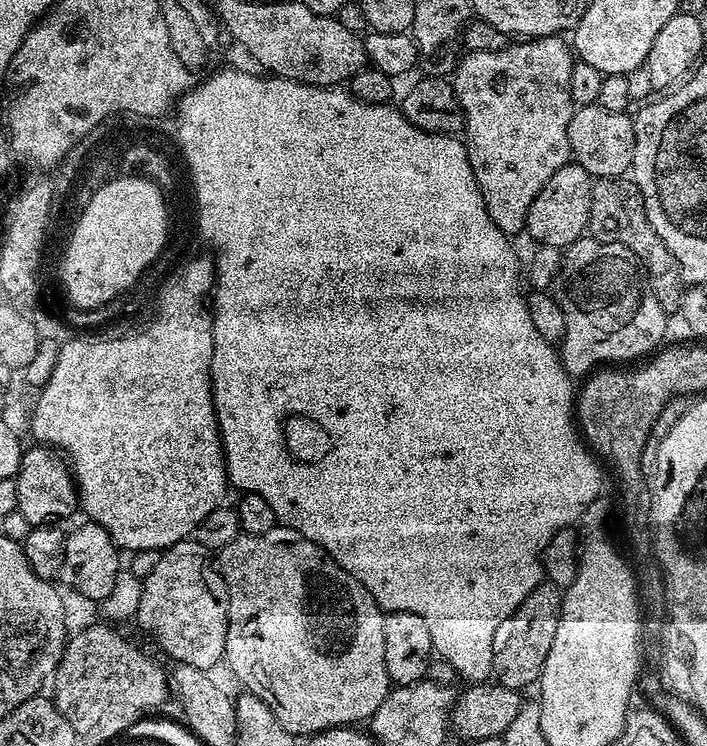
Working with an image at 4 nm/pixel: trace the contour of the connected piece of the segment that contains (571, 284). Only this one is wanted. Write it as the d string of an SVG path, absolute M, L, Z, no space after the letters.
M591 238L575 240L568 245L562 256L562 284L563 280L564 289L558 293L558 301L565 312L565 334L558 344L558 351L569 376L584 378L601 366L616 366L612 364L618 363L619 360L636 362L661 347L660 339L668 328L670 316L662 310L662 306L658 306L658 298L648 285L634 250L621 244Z

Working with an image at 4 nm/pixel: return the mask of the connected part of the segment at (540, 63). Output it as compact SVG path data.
M559 35L537 36L535 38L524 38L519 42L509 43L508 47L502 50L494 50L493 52L468 52L457 63L456 71L451 77L451 80L453 79L452 84L450 84L451 91L455 92L458 102L464 111L462 136L468 146L470 166L474 170L474 178L478 182L478 190L486 202L486 210L490 214L494 226L498 226L498 230L502 230L505 236L509 238L515 238L519 232L521 235L525 231L524 223L526 222L528 211L534 202L534 198L538 198L542 186L546 186L546 182L550 182L550 178L554 178L554 174L558 174L558 170L562 170L562 166L569 163L572 151L570 150L568 127L570 126L570 118L574 111L572 95L570 94L570 70L572 69L573 63L574 52L567 39L561 38Z

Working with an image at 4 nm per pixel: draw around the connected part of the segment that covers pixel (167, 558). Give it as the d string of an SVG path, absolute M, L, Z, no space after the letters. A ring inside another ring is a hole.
M195 538L178 542L173 548L165 548L158 558L158 566L154 566L150 575L143 577L142 583L144 589L134 617L135 623L140 623L141 630L152 635L153 642L172 662L212 670L216 663L224 660L228 629L228 587L207 549Z

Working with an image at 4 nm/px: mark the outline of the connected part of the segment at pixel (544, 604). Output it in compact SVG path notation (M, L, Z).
M542 582L524 599L522 606L518 606L518 610L514 610L514 614L510 614L510 618L506 618L498 630L494 630L492 676L495 683L525 690L539 681L546 666L546 654L550 654L550 646L554 646L554 634L558 634L558 618L563 601L561 589L555 584Z

